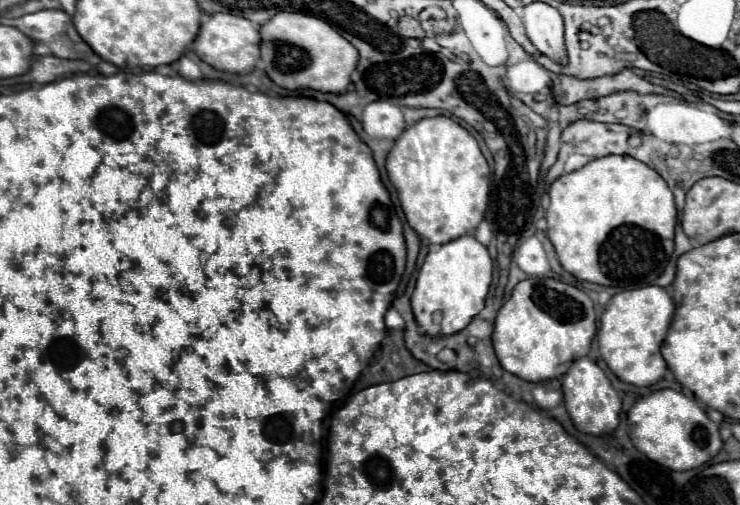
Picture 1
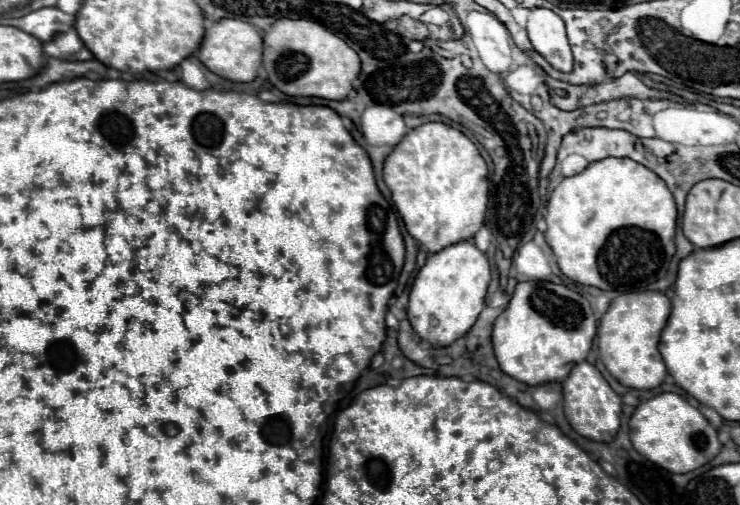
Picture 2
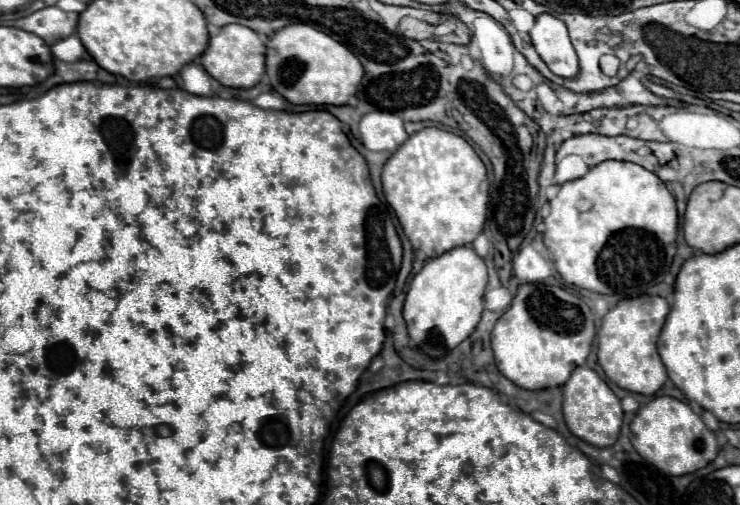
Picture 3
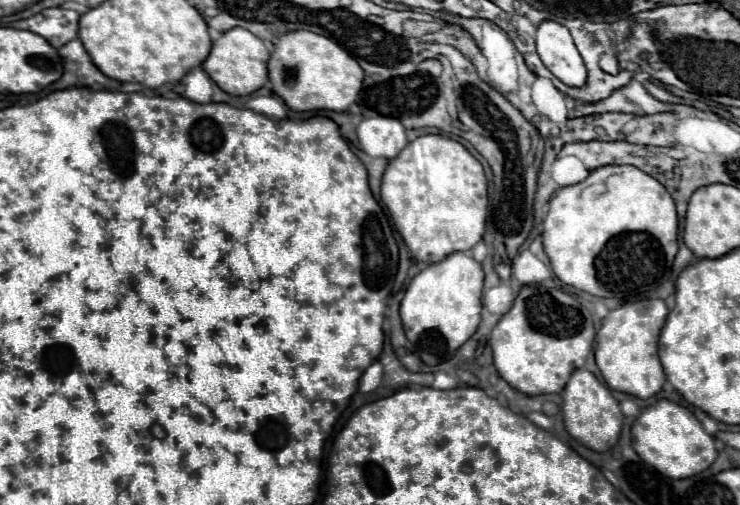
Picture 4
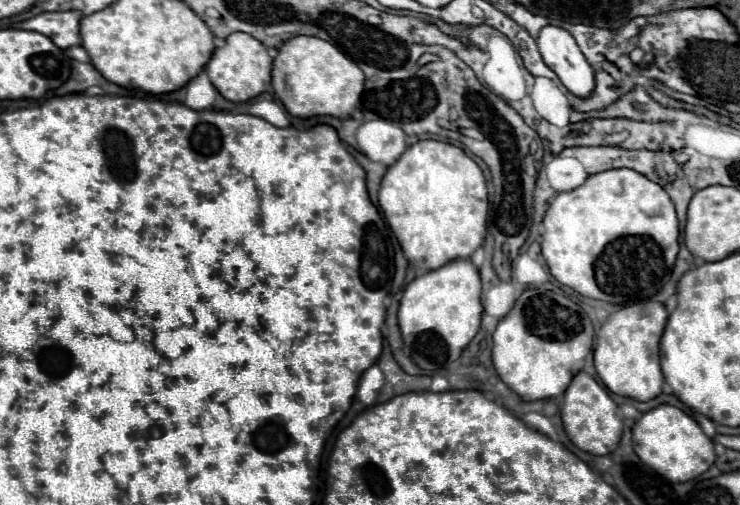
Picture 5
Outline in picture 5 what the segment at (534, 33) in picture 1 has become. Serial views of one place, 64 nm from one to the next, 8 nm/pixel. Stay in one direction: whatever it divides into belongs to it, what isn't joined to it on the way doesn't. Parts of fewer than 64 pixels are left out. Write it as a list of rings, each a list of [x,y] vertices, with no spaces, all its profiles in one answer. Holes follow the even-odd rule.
[[[544,26],[536,38],[544,64],[576,96],[590,96],[594,70],[582,56],[572,34],[560,26]]]

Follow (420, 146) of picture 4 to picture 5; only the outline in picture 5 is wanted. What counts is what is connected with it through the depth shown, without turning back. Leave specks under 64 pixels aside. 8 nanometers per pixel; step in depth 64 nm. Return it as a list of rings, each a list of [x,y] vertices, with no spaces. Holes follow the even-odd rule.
[[[418,140],[406,148],[384,174],[378,202],[404,250],[404,256],[420,272],[438,268],[438,264],[446,264],[446,260],[454,260],[454,256],[470,256],[484,242],[488,216],[486,180],[480,166],[460,146],[438,140]]]

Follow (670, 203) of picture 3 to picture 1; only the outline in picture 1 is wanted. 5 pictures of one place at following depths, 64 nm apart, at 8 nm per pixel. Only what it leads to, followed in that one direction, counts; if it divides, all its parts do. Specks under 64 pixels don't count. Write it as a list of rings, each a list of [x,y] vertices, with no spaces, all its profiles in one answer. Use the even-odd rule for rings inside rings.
[[[604,156],[556,178],[548,196],[546,234],[564,270],[578,280],[640,288],[662,274],[674,250],[676,204],[656,170],[632,156]]]

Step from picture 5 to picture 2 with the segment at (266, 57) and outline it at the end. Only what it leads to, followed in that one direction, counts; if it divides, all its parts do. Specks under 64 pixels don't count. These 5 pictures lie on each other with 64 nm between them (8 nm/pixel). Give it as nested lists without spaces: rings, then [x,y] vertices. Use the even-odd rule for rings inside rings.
[[[220,18],[206,26],[204,38],[200,48],[194,52],[194,56],[214,74],[220,74],[222,78],[234,80],[234,82],[250,82],[256,78],[260,62],[262,62],[262,32],[242,20],[236,18]]]

